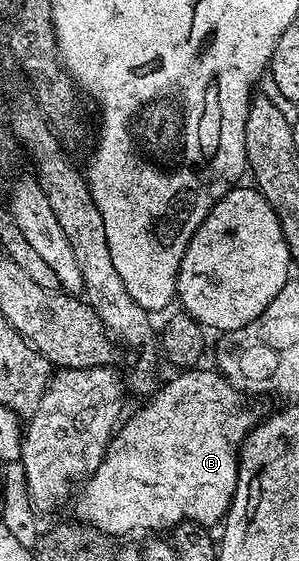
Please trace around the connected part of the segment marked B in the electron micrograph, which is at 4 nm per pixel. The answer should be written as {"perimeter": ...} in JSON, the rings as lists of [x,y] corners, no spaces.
{"perimeter":[[[198,367],[179,372],[182,374],[172,378],[158,394],[155,392],[143,409],[136,410],[131,417],[129,414],[119,424],[96,471],[81,482],[82,490],[73,494],[73,516],[81,524],[96,527],[111,539],[119,539],[137,529],[170,531],[182,521],[213,527],[225,518],[236,491],[238,455],[246,434],[256,424],[256,416],[253,407],[246,402],[247,394],[222,374],[213,368],[194,368]]]}

